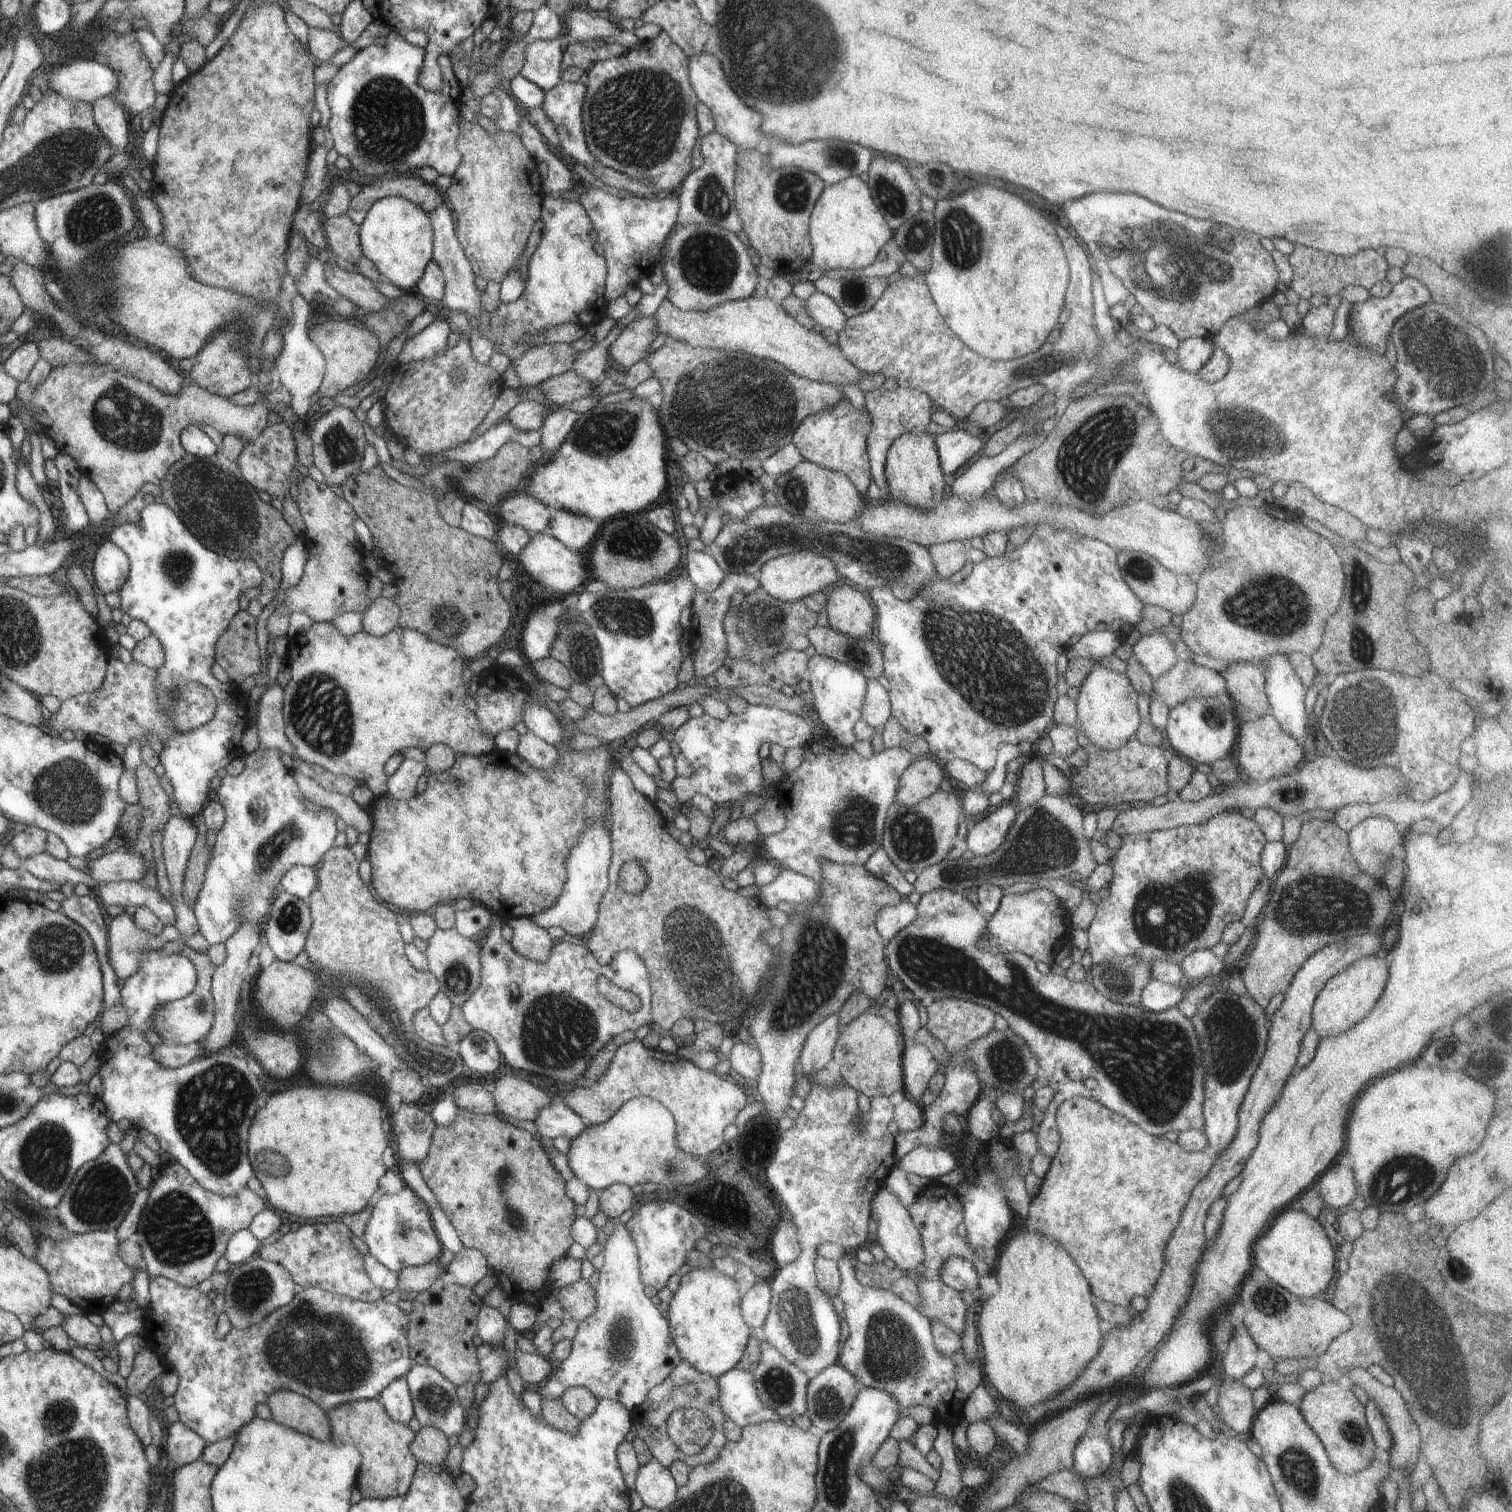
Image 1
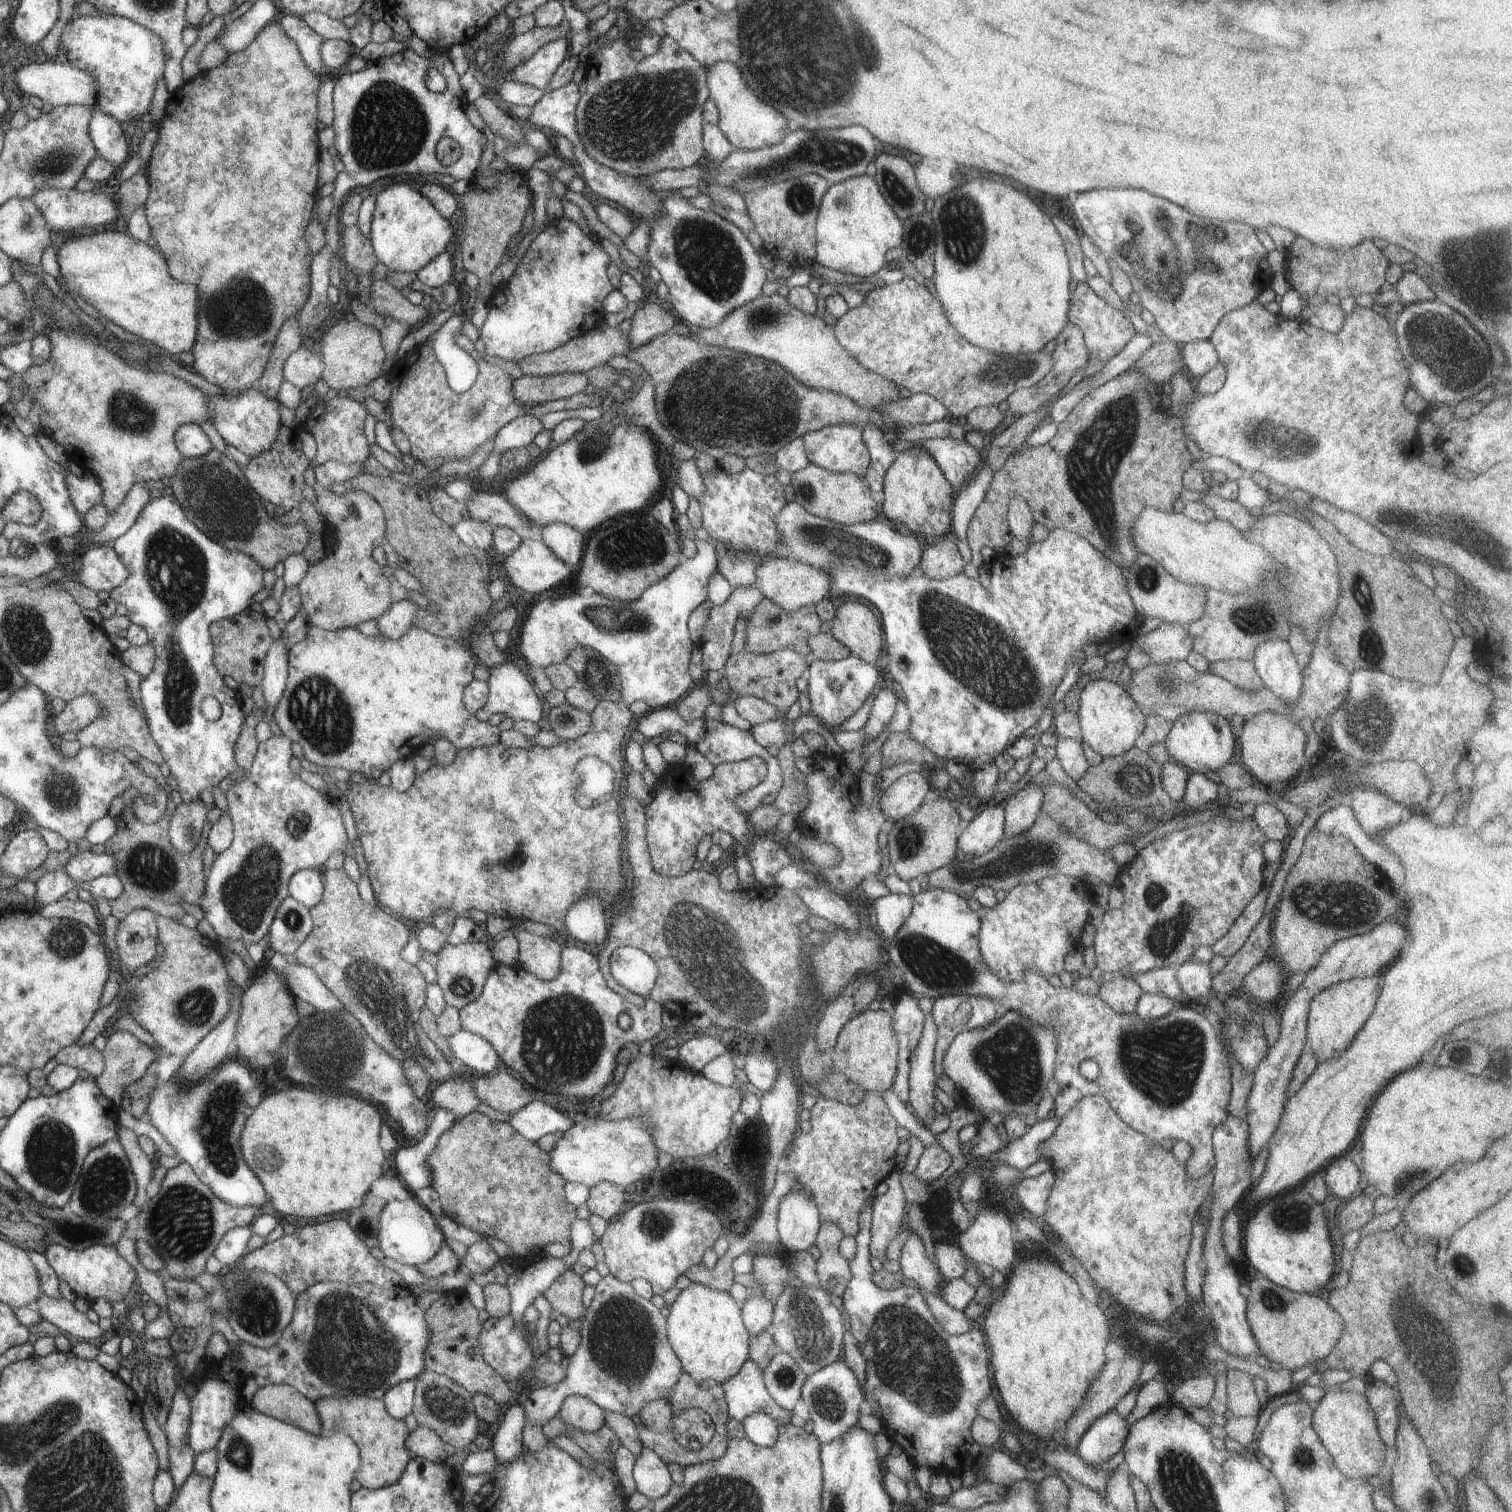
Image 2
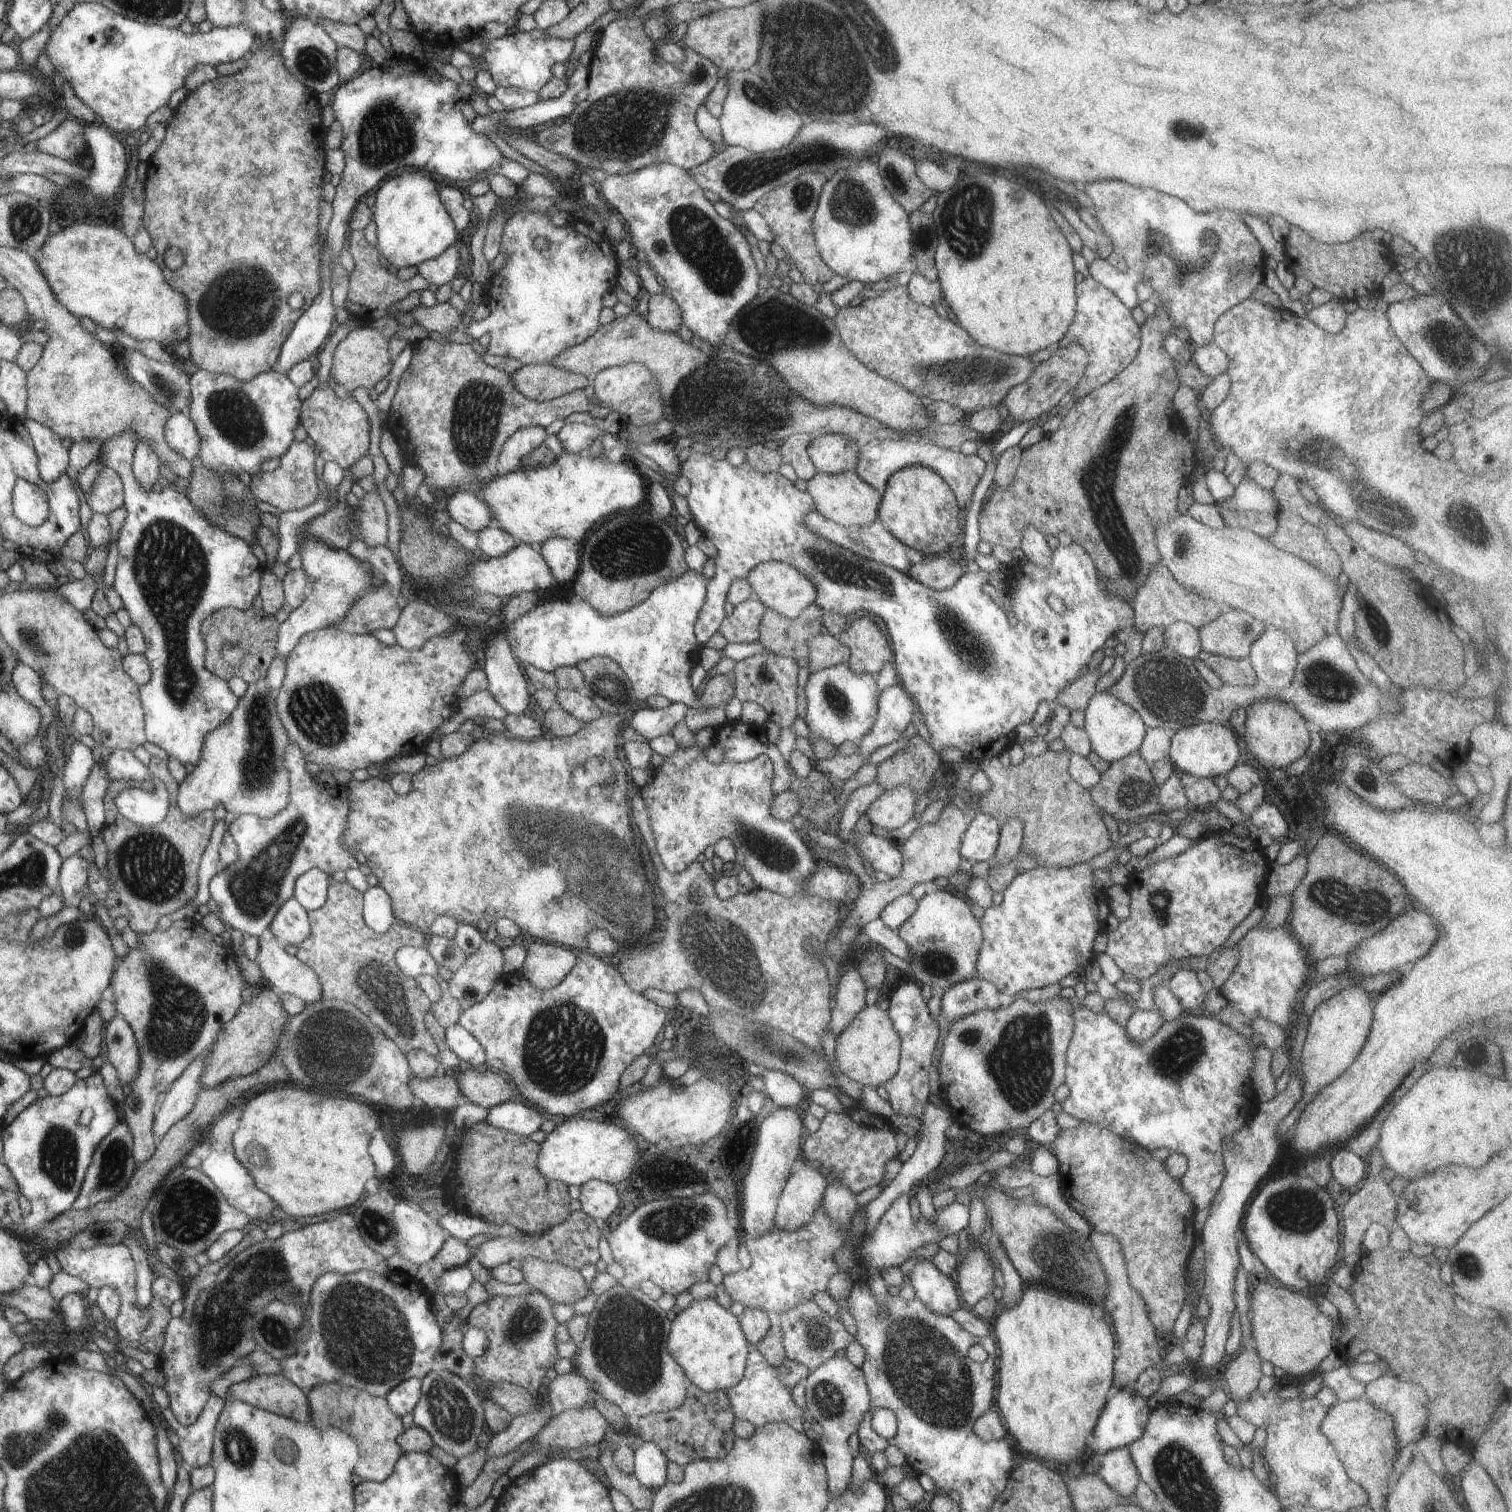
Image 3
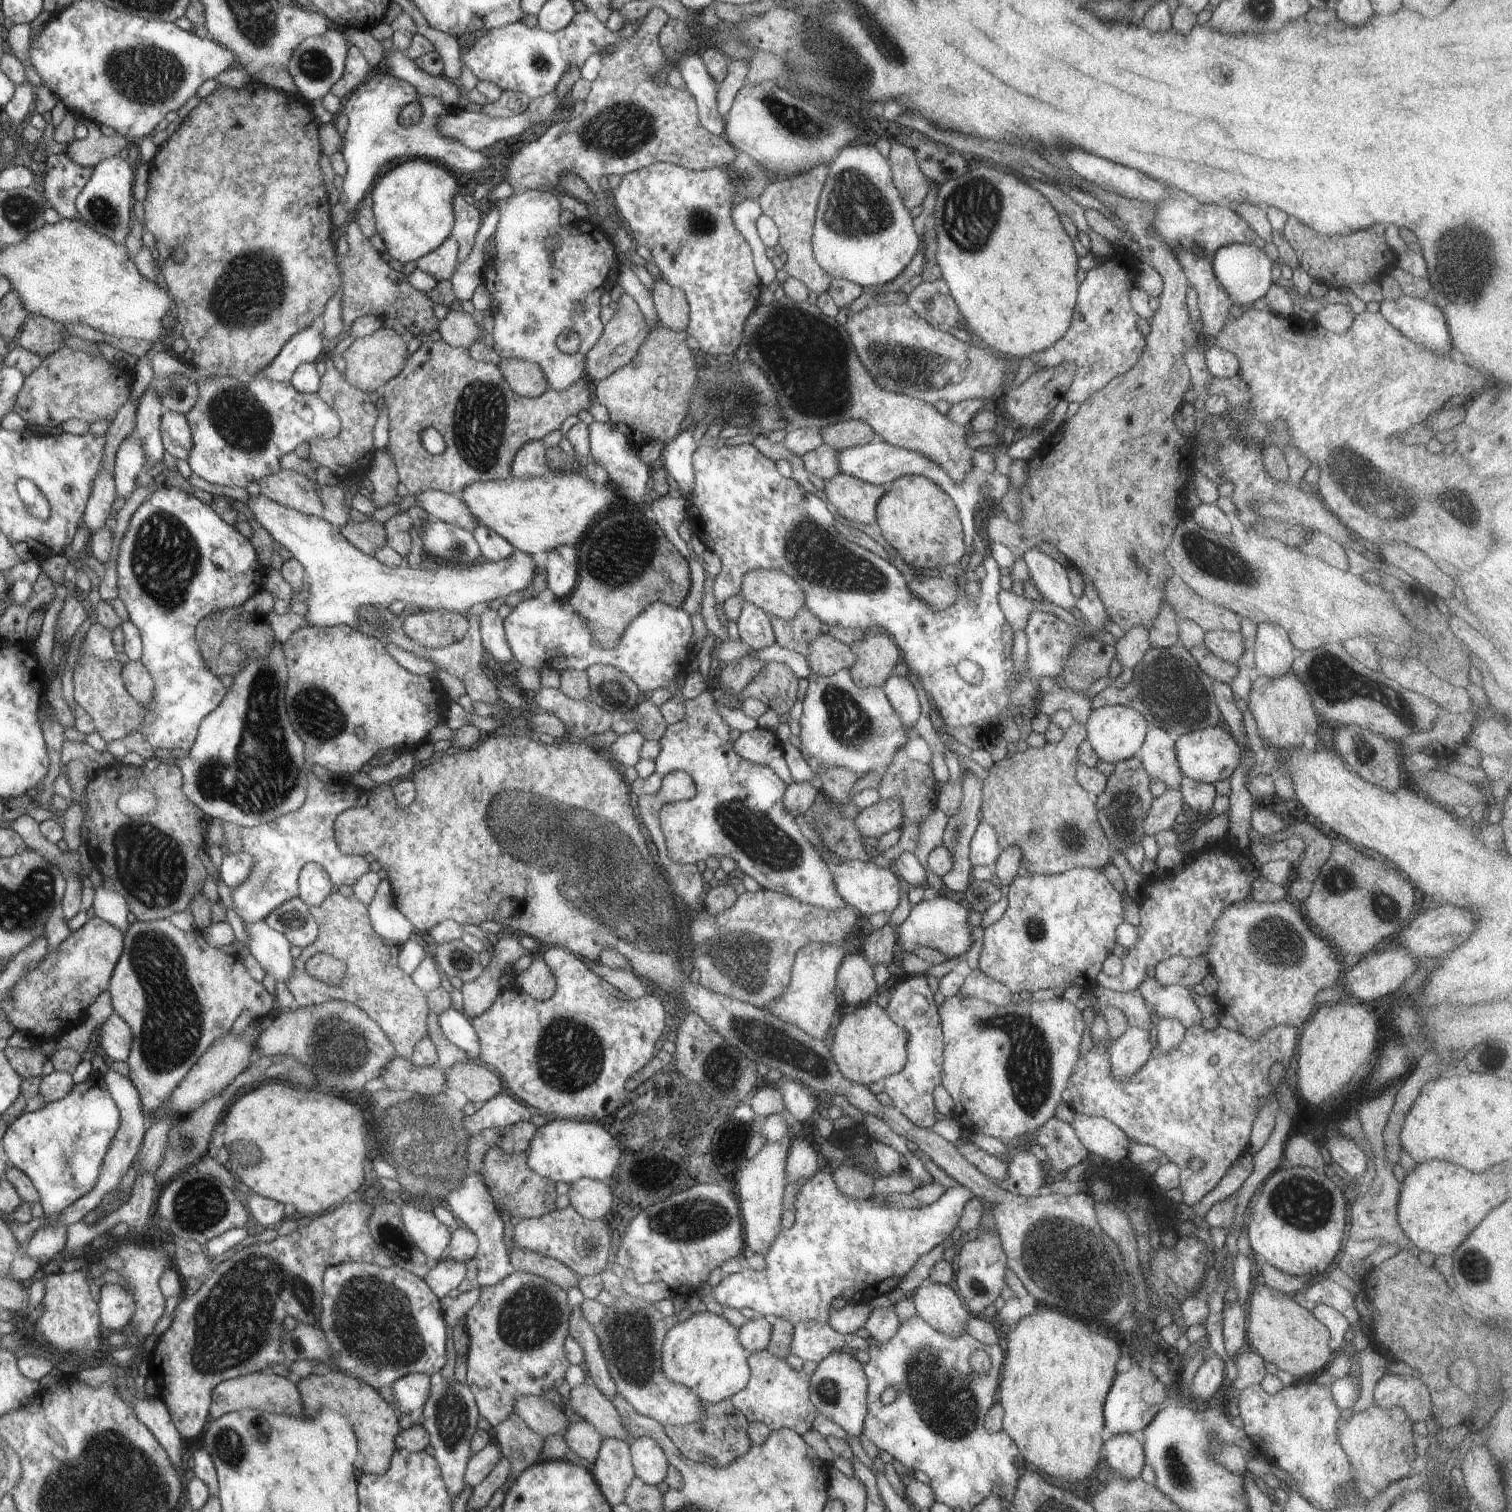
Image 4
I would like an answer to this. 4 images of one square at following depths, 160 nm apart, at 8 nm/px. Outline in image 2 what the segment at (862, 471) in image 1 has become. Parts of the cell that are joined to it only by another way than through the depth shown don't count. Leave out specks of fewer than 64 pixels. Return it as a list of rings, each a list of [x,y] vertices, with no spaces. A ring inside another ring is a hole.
[[[830,424],[816,432],[804,434],[802,440],[809,463],[831,472],[852,473],[864,478],[870,467],[870,456],[862,432],[856,424]]]

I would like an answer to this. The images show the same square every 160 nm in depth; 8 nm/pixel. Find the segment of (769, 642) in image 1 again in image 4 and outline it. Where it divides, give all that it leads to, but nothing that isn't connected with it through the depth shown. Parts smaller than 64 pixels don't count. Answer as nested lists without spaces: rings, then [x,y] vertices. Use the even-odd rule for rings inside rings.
[[[806,606],[792,620],[771,617],[772,630],[776,643],[782,648],[807,656],[810,644],[826,631],[825,625]]]

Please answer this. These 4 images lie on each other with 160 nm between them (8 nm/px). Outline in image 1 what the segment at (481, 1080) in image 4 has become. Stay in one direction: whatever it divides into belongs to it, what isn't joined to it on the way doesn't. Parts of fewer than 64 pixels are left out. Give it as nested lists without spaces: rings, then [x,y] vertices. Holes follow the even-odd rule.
[[[510,1073],[496,1080],[493,1094],[497,1113],[519,1121],[535,1121],[538,1112],[542,1112],[542,1108],[548,1108],[556,1100],[550,1100],[546,1092]]]

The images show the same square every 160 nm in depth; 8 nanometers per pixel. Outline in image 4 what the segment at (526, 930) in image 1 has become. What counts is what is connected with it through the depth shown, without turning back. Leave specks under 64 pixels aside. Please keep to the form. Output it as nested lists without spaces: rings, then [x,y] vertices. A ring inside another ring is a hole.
[[[543,949],[534,952],[534,962],[514,977],[517,987],[538,1001],[549,1000],[556,993],[556,978],[546,964]]]

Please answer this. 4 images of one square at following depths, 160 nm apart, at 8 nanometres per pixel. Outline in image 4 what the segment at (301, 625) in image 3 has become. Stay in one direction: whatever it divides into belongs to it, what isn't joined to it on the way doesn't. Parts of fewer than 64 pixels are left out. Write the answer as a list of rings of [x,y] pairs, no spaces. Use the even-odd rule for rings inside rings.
[[[250,495],[247,505],[250,512],[254,514],[256,521],[262,524],[262,528],[266,528],[273,540],[276,540],[281,547],[289,550],[292,556],[304,566],[308,576],[306,588],[308,598],[304,600],[307,612],[304,618],[308,622],[308,626],[334,627],[336,625],[347,625],[350,628],[358,629],[360,622],[358,622],[357,612],[360,607],[381,604],[388,606],[395,601],[404,602],[407,606],[417,609],[445,609],[467,614],[472,607],[478,604],[485,603],[488,605],[492,600],[508,597],[528,588],[528,584],[532,584],[532,580],[536,580],[536,574],[545,576],[545,571],[534,560],[534,556],[518,550],[509,558],[500,561],[488,561],[482,558],[471,564],[450,563],[438,568],[431,566],[429,570],[426,570],[425,565],[419,569],[414,569],[406,563],[390,568],[390,566],[378,562],[376,558],[360,552],[360,549],[356,549],[340,534],[338,527],[332,526],[320,517],[312,517],[294,509],[286,508],[262,495],[257,497]]]

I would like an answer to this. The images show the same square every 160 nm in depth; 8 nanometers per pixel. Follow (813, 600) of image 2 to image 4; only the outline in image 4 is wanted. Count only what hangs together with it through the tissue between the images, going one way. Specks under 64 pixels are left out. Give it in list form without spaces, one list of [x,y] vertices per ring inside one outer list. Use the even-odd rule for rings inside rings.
[[[757,570],[745,574],[741,582],[741,596],[771,617],[792,620],[805,606],[804,590],[792,576],[780,570]]]

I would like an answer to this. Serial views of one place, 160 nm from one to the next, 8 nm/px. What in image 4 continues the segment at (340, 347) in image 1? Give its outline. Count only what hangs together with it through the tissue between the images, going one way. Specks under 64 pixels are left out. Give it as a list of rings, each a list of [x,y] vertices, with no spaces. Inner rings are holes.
[[[381,327],[370,336],[350,339],[342,346],[342,358],[346,361],[343,376],[353,388],[363,392],[380,392],[394,376],[399,376],[406,365],[406,342],[394,330]]]

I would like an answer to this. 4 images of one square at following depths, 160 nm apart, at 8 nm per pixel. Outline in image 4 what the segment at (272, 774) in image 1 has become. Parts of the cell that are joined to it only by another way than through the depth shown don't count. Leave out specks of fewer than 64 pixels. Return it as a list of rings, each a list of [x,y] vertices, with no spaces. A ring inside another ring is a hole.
[[[309,769],[307,800],[296,812],[288,812],[272,822],[258,824],[253,828],[240,827],[242,850],[252,856],[252,870],[248,878],[231,890],[234,910],[240,916],[243,924],[256,924],[266,920],[276,908],[288,900],[299,896],[299,873],[309,863],[320,864],[331,878],[336,889],[340,885],[352,884],[370,870],[370,864],[362,856],[348,856],[338,848],[335,839],[335,821],[350,808],[366,805],[368,793],[356,790],[352,784],[324,783]],[[350,788],[350,792],[346,792]],[[360,792],[360,796],[356,796]]]

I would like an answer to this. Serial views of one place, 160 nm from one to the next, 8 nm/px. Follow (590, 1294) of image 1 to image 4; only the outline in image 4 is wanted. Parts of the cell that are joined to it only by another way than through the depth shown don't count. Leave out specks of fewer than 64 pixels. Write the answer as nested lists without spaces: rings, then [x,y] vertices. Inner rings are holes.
[[[513,1247],[509,1260],[516,1272],[528,1272],[528,1274],[546,1278],[548,1282],[560,1286],[566,1292],[570,1288],[579,1287],[581,1278],[554,1258],[542,1256],[532,1250],[524,1250],[524,1248],[520,1250],[520,1248]]]

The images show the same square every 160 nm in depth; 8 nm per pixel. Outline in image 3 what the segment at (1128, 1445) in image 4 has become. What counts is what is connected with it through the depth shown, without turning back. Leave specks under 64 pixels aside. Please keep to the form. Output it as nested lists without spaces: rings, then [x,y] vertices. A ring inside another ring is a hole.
[[[1128,1447],[1106,1452],[1100,1457],[1100,1461],[1102,1466],[1098,1470],[1098,1478],[1102,1478],[1122,1498],[1135,1494],[1140,1476],[1132,1462]]]

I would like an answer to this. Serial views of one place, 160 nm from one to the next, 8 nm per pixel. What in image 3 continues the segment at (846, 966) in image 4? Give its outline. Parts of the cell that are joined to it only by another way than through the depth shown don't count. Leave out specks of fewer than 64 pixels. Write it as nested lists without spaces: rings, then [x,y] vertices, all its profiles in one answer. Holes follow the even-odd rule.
[[[848,967],[842,971],[844,974],[839,978],[835,994],[836,1005],[832,1008],[829,1023],[829,1031],[836,1036],[867,1006],[865,997],[869,990],[860,976],[859,968]]]

